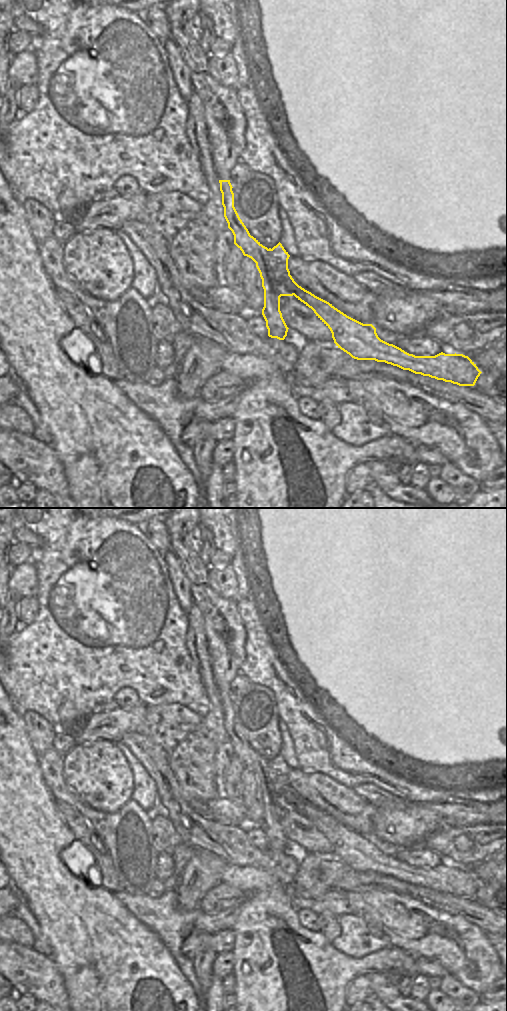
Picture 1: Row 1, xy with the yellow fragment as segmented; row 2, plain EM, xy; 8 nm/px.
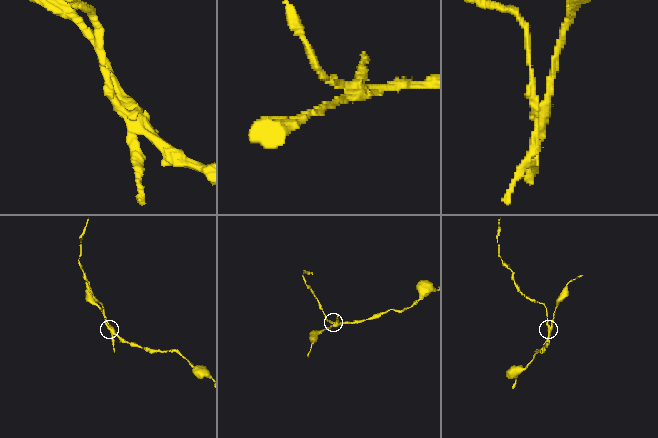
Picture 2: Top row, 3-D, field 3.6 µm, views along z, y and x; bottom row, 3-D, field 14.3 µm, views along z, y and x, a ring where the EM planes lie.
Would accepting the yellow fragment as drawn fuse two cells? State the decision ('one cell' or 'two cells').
two cells

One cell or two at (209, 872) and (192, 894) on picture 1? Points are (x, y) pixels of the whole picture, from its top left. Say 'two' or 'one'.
one

